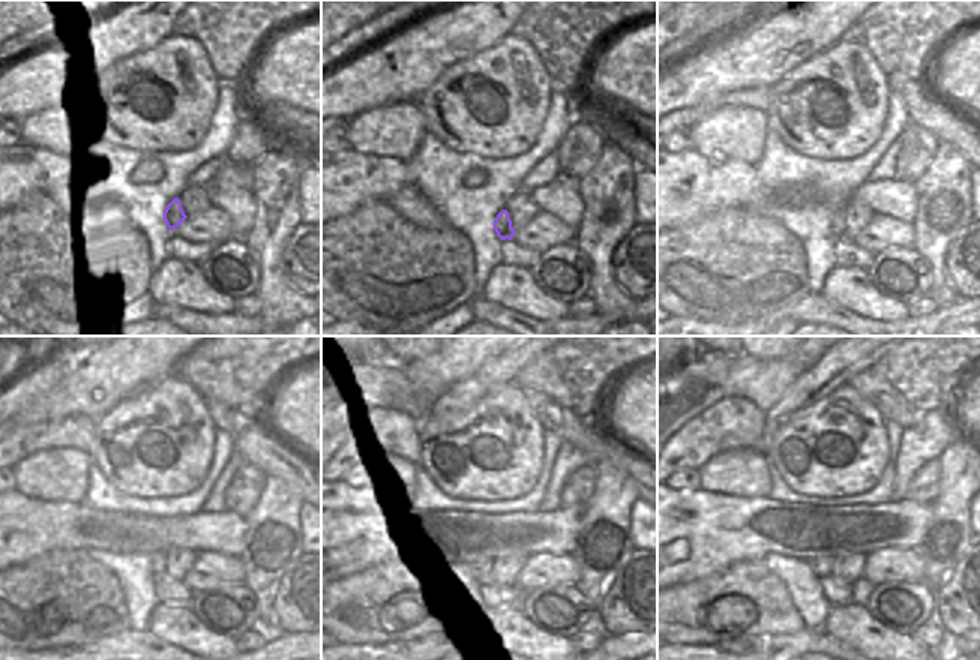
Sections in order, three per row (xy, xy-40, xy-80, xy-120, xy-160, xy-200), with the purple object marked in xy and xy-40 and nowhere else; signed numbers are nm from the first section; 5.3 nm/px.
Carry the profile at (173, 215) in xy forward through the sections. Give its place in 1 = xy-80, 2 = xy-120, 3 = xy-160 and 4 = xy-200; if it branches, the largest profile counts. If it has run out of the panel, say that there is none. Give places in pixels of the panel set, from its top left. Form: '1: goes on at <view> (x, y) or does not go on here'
1: goes on at xy-80 (838, 221)
2: goes on at xy-120 (159, 558)
3: goes on at xy-160 (485, 566)
4: goes on at xy-200 (821, 567)

